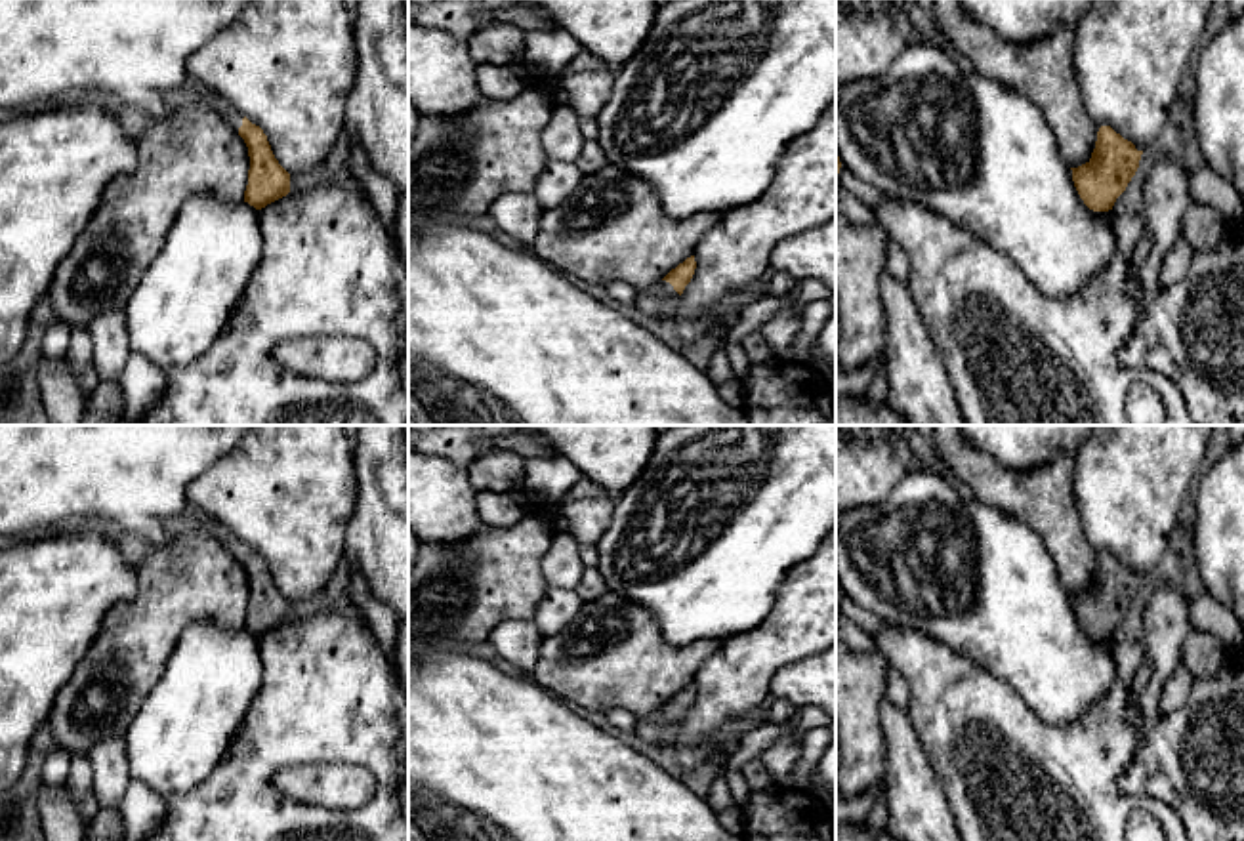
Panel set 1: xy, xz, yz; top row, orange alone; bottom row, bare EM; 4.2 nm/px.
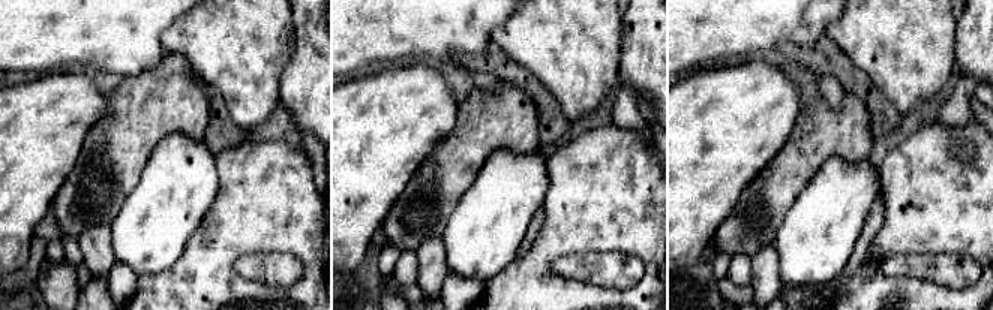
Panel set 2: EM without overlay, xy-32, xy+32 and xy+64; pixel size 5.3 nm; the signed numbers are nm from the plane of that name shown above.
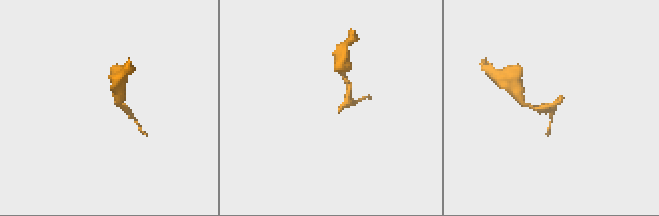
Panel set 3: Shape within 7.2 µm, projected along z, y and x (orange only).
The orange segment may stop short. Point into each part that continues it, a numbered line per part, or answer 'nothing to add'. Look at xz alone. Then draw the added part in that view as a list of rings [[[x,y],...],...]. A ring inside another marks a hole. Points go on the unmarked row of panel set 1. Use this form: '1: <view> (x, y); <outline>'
1: xz (661, 727); [[[658,708],[649,715],[637,717],[633,732],[649,744],[668,746],[677,738],[679,721],[670,709]]]

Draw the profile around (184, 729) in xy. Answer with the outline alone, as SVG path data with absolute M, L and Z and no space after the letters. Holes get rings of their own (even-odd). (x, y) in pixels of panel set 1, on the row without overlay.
M191 624L124 734L132 780L164 797L200 786L227 755L261 679L254 633Z

